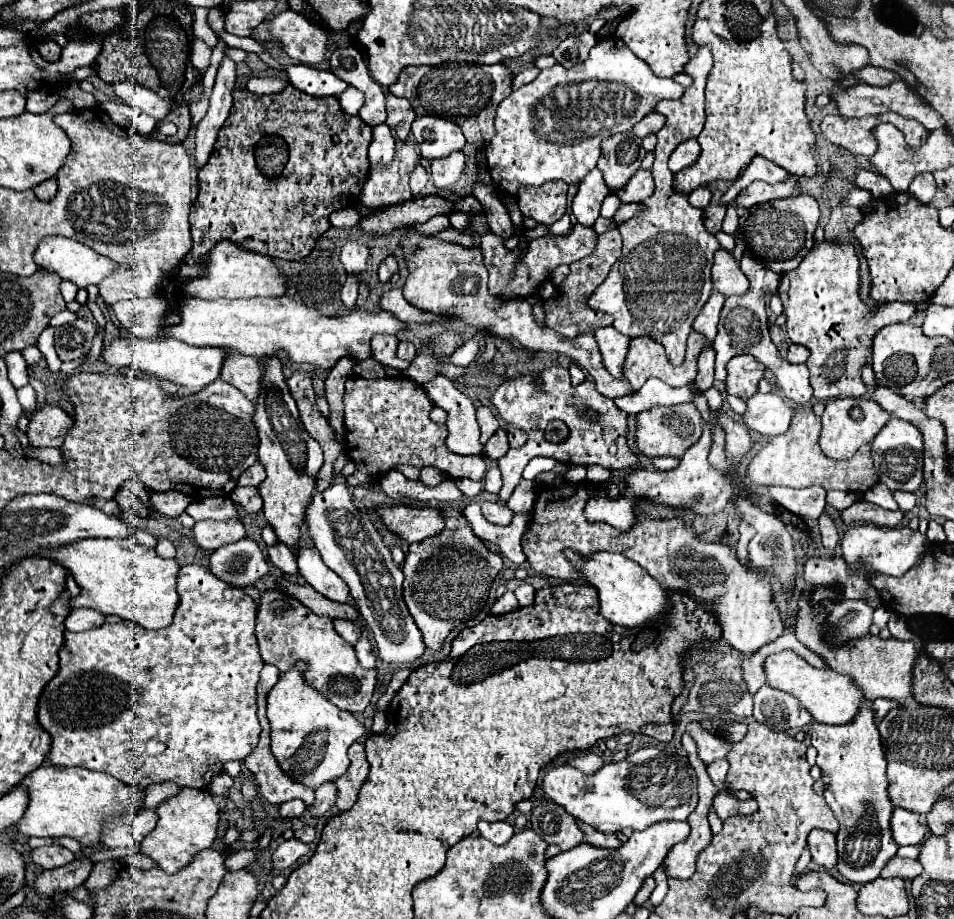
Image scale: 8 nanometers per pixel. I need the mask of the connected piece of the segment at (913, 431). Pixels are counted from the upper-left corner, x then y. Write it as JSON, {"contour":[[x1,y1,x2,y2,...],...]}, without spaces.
{"contour":[[892,418,872,440,872,456,880,482,884,482,890,490,916,492,922,484,922,448,924,442,920,430,910,422]]}

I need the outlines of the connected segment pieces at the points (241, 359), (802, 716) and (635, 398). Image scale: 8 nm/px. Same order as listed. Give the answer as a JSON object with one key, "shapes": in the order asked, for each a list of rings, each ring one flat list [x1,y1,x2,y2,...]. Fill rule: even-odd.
{"shapes":[[[230,354,220,378,246,394,248,400,256,400,262,392,262,372,264,368,256,356]],[[766,684,754,694,754,718,776,732,804,728,814,722,810,712,804,710,792,694,774,690]],[[650,378,638,390,638,394,616,398,614,402,618,402,618,406,622,406,624,412,640,414,640,412,644,412,648,408,654,408,654,406,676,406,676,404,692,402,696,394,698,394,698,388,696,386,670,388,668,384,660,382,658,378]]]}

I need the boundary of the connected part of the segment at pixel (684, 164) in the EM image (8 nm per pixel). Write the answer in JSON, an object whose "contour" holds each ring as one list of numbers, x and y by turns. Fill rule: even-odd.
{"contour":[[690,138,690,140,682,142,682,144,670,154,668,166,670,166,670,170,676,174,676,172,692,166,692,164,698,160,698,156,700,156,700,144,698,144,694,138]]}

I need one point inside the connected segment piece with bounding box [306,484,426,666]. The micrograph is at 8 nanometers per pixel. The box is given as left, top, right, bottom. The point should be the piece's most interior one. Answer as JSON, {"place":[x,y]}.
{"place":[349,543]}

